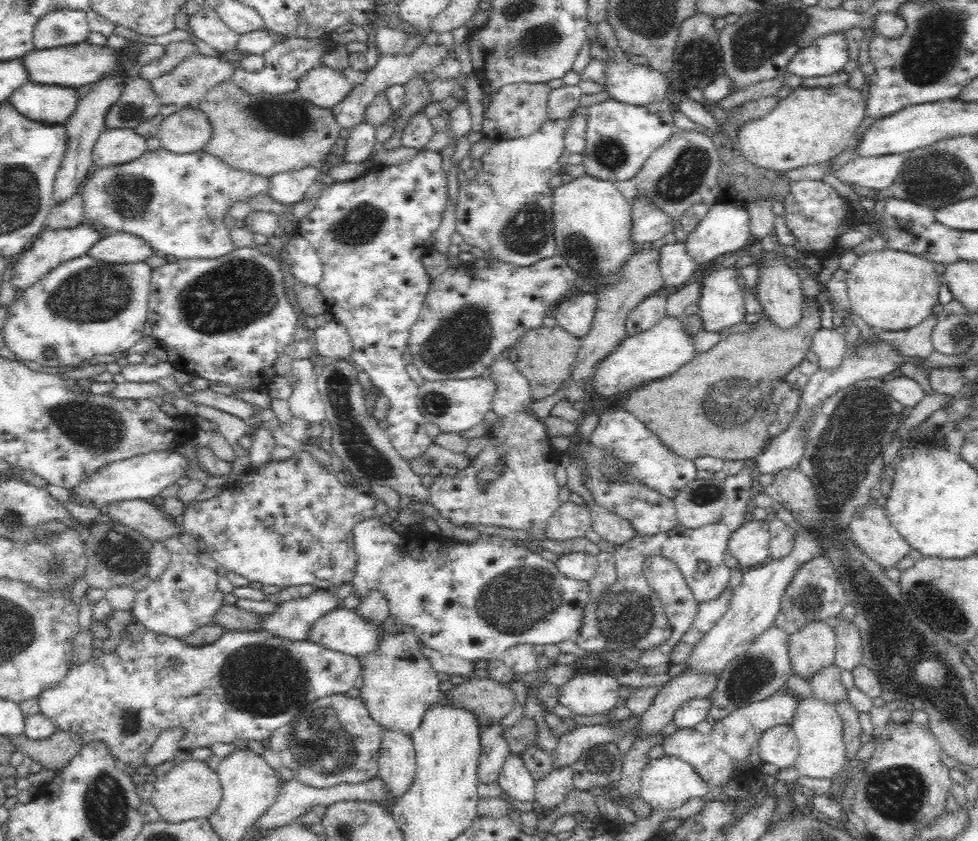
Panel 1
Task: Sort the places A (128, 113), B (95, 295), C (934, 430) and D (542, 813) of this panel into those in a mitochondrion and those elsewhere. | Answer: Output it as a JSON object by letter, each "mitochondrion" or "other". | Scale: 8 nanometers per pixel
{"A":"mitochondrion","B":"mitochondrion","C":"mitochondrion","D":"other"}

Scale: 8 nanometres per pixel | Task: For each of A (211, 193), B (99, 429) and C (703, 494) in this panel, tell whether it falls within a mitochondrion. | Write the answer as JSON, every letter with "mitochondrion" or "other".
{"A":"other","B":"mitochondrion","C":"mitochondrion"}

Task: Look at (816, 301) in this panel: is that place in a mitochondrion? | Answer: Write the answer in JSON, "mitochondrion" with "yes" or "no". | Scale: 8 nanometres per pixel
{"mitochondrion":"no"}

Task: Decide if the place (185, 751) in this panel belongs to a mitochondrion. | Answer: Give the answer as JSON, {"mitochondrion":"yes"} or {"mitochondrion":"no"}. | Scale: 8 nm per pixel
{"mitochondrion":"no"}

